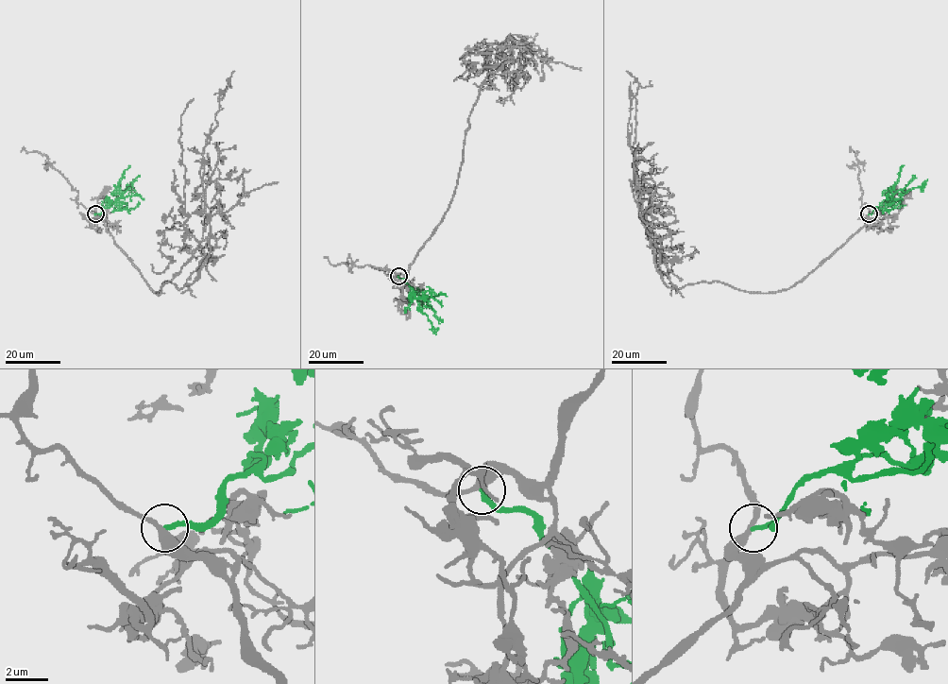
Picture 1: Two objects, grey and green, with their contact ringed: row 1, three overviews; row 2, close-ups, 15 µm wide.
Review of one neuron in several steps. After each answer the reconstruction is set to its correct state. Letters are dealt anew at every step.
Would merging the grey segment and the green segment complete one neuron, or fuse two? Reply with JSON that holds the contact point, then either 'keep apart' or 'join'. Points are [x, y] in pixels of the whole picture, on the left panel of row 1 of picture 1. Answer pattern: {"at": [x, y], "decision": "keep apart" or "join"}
{"at": [95, 213], "decision": "join"}

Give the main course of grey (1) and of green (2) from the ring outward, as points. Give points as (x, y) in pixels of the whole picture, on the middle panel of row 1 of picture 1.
1: (397, 276), (448, 208), (482, 83), (513, 60), (502, 42), (519, 34), (531, 45), (537, 33)
2: (397, 276), (409, 285), (415, 299), (424, 299), (421, 298), (421, 302), (433, 311)

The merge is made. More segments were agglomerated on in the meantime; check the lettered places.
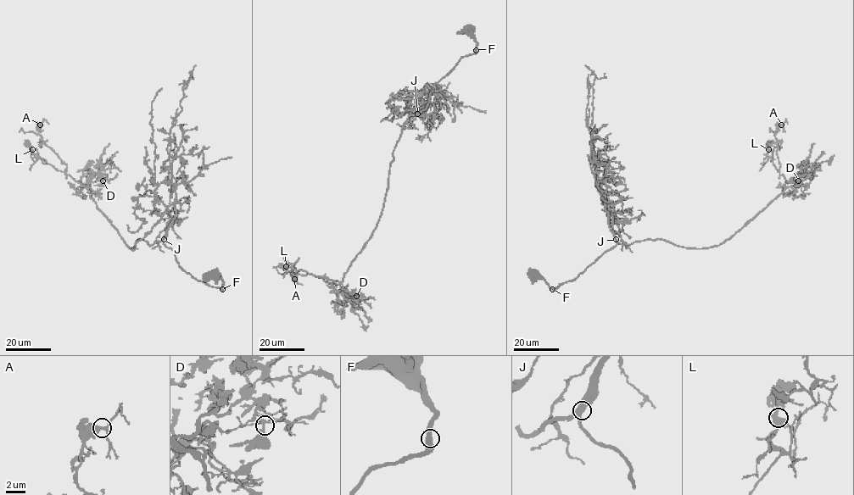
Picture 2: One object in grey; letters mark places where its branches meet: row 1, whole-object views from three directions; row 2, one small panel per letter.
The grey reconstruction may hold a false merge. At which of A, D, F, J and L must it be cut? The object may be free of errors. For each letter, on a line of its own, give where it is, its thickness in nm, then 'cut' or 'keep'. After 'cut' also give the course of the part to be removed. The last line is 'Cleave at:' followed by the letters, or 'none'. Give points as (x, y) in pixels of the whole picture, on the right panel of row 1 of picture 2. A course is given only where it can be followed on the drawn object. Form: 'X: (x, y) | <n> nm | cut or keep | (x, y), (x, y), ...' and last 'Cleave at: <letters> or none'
A: (781, 125) | 280 nm | keep
D: (798, 180) | 200 nm | keep
F: (552, 289) | 420 nm | keep
J: (616, 239) | 360 nm | keep
L: (768, 149) | 400 nm | keep
Cleave at: none

